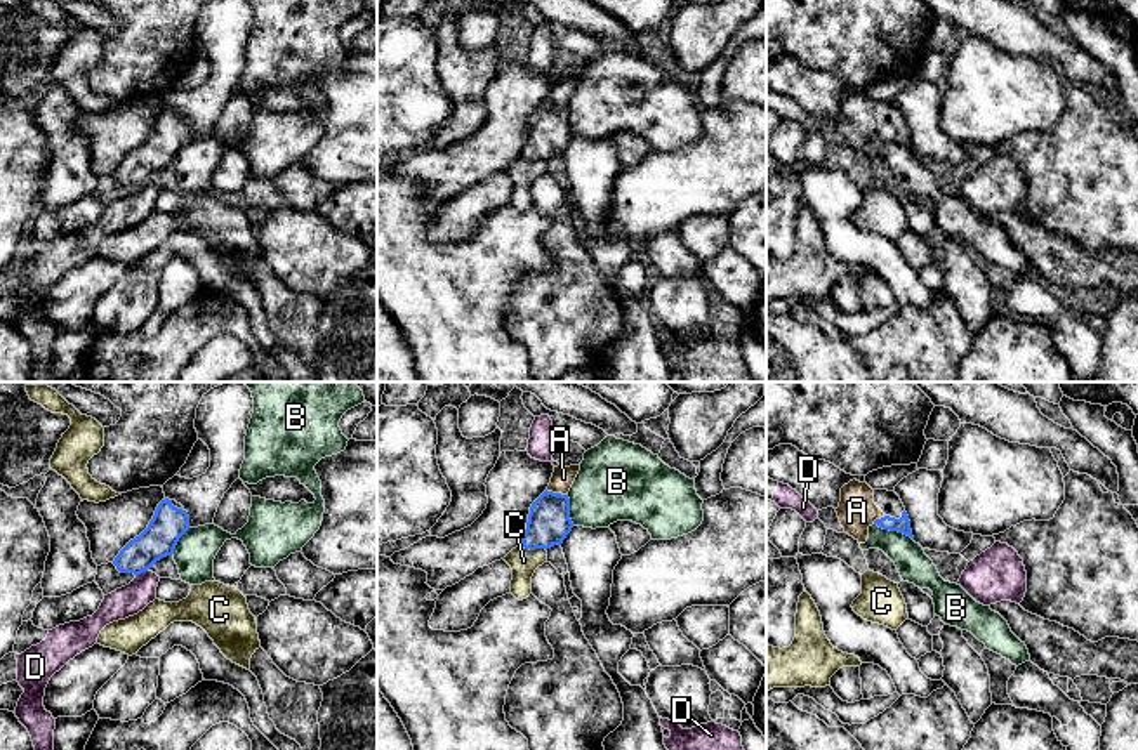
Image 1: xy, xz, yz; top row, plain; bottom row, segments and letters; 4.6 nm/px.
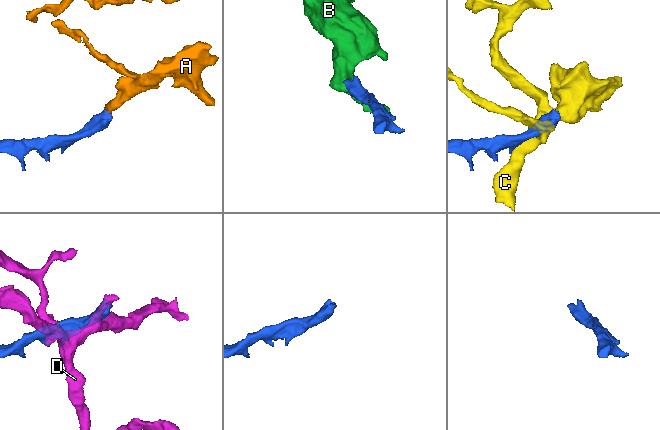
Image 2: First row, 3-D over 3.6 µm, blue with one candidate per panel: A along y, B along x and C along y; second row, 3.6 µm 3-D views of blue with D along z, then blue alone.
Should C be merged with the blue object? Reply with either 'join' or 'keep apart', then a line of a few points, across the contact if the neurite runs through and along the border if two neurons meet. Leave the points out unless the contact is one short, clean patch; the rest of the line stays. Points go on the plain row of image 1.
keep apart

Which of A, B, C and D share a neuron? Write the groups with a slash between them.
A / B / C / D

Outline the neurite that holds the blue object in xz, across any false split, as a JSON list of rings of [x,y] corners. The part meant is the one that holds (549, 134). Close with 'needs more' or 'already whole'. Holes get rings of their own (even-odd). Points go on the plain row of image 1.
[[[579,76],[554,78],[547,101],[532,115],[521,158],[551,160],[561,156],[572,142],[568,102],[580,82]]]; needs more

